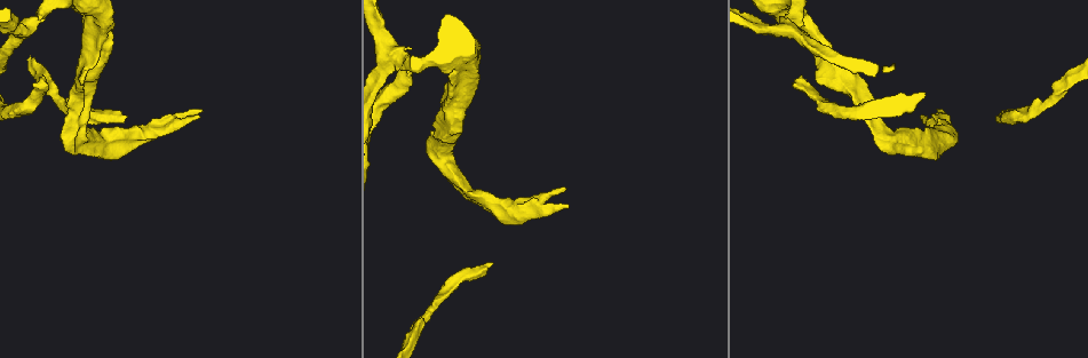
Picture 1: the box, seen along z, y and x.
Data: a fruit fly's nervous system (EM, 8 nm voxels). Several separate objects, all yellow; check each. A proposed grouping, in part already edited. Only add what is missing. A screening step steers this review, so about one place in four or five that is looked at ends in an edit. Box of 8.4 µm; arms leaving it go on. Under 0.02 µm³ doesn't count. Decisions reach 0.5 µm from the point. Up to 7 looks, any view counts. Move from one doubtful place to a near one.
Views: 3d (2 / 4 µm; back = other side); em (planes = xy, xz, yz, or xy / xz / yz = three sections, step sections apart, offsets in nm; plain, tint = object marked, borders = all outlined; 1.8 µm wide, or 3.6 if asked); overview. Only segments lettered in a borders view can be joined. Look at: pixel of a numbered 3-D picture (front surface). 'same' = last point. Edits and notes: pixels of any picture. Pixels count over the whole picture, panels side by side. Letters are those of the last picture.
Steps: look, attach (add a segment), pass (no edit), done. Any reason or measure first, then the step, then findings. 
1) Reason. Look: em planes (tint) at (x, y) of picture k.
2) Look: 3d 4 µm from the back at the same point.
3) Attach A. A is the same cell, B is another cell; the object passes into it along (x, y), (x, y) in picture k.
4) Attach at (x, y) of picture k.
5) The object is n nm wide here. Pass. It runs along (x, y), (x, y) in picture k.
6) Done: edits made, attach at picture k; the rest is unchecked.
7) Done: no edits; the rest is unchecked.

Abrupt turn. Look: em planes (borders) at (94, 54) of picture 1.

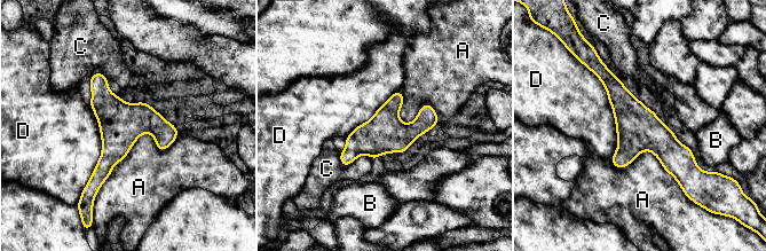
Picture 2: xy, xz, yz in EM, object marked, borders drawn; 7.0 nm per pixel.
Pass. A, B, C and D are other cells; none of them fits.

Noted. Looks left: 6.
Branch stops here. Look: em yz step 16 (plain) at (487, 263) of picture 1.

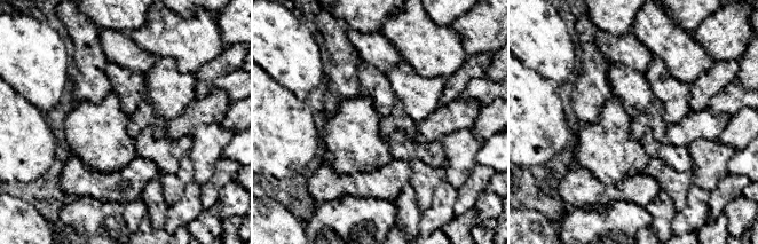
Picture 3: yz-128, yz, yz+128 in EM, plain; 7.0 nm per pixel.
Look: em yz step 16 (borders) at the same point.

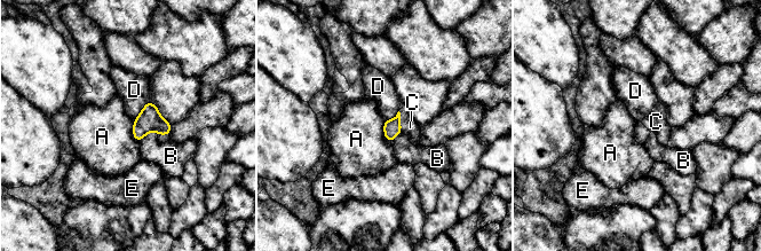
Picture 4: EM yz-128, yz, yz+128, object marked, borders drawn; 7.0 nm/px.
The object is 120 nm wide here. Attach C. C is the same cell, A, B, D and E are other cells; the cell continues.

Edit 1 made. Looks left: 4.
An open end. Look: em planes (borders) at (196, 118) of picture 1.

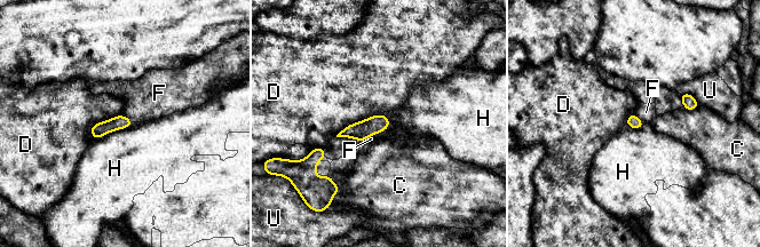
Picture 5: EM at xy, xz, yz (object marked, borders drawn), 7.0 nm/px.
Attach F. F is the same cell, C, D, H and U are other cells; the object passes into it along (97, 130), (127, 118), (155, 95) in picture 5; the cell continues.

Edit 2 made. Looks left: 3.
Done: edits made, attach at picture 4, attach at picture 5; the rest is unchecked.

